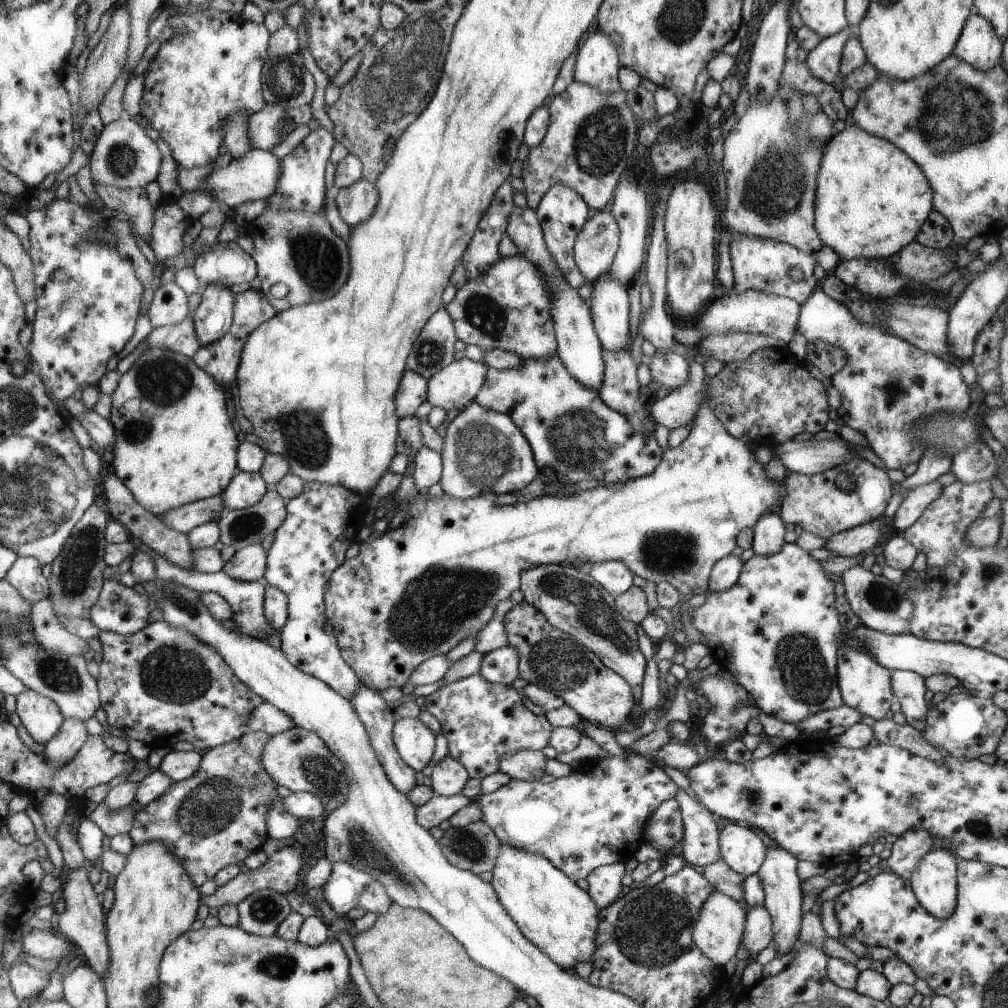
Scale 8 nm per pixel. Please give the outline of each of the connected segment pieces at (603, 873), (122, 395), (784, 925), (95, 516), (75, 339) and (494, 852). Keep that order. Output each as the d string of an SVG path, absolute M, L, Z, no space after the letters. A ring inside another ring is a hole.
M614 862L607 866L600 866L589 875L587 891L602 909L613 905L625 892L622 878L625 875L625 864Z
M148 348L140 354L132 368L122 378L114 396L112 422L118 428L118 446L113 464L119 478L125 480L138 502L156 516L178 506L189 505L208 497L220 495L237 477L238 436L228 416L226 396L208 371L202 370L194 358L166 348ZM138 398L138 410L126 409L126 402Z
M776 843L770 846L765 863L757 873L765 887L766 910L773 918L773 940L778 957L792 952L796 942L801 940L803 893L797 872L798 862L788 850L784 850Z
M93 504L85 513L84 518L78 522L73 537L66 544L64 552L53 565L51 576L52 594L50 599L54 602L59 616L78 616L86 618L86 612L94 610L100 602L100 596L107 582L105 571L108 568L106 559L109 541L107 531L112 516L104 512L98 504Z
M56 198L48 206L38 208L38 210L31 210L29 206L28 208L30 210L26 215L32 224L32 232L29 238L33 246L30 252L35 262L37 278L36 284L38 286L37 302L39 304L39 311L37 312L37 317L34 321L34 339L30 342L30 346L27 347L27 350L30 352L30 356L32 356L34 362L37 362L38 366L40 366L41 374L46 382L50 396L53 396L55 400L64 402L72 398L78 390L83 391L86 390L88 386L99 385L100 380L105 378L106 374L109 374L108 362L126 348L126 342L128 342L128 340L132 338L132 334L134 334L134 326L136 326L136 318L138 318L138 310L140 310L140 300L142 300L144 286L142 286L142 284L140 284L140 280L136 278L132 264L130 264L124 256L122 256L122 254L118 251L118 248L116 248L116 246L112 246L110 242L102 241L102 232L108 232L108 228L110 228L110 226L107 218L104 218L99 210L88 206L88 204L85 206L72 204L70 200L62 200L62 198Z
M482 820L467 826L450 826L437 842L454 867L476 875L492 871L501 854L501 840Z

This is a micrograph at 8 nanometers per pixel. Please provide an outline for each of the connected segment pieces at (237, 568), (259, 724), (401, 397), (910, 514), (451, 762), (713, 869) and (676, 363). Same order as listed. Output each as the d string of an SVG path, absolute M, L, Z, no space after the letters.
M248 544L238 548L222 570L234 580L261 581L267 564L267 554L262 544Z
M265 701L253 711L249 718L248 732L259 731L278 735L293 727L295 724L288 714Z
M406 370L406 378L402 378L402 390L397 394L397 414L400 418L415 416L418 407L426 401L427 381L418 372Z
M937 480L912 488L912 490L907 493L906 498L904 498L896 515L893 517L894 522L892 522L892 526L894 526L895 532L902 533L906 528L912 526L912 524L922 516L924 510L926 510L936 498L941 496L943 488L944 486Z
M446 754L440 762L436 762L431 776L432 788L440 796L459 794L470 779L469 771L462 762Z
M722 854L716 862L706 864L699 870L705 878L708 878L717 887L717 891L720 893L729 895L730 898L738 898L738 901L743 899L742 882L744 882L745 877L738 874L738 872L734 872L728 866L728 862L722 858Z
M674 352L655 353L649 367L652 379L671 391L684 386L689 380L690 367L686 357Z

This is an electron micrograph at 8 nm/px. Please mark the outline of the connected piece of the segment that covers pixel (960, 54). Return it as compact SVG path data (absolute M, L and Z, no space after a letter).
M975 12L968 17L953 54L978 70L992 70L1001 62L1004 41L986 17Z

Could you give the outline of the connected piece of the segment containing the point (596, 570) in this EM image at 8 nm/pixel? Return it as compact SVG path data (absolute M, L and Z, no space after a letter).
M622 560L594 562L587 571L614 598L633 586L634 574Z

